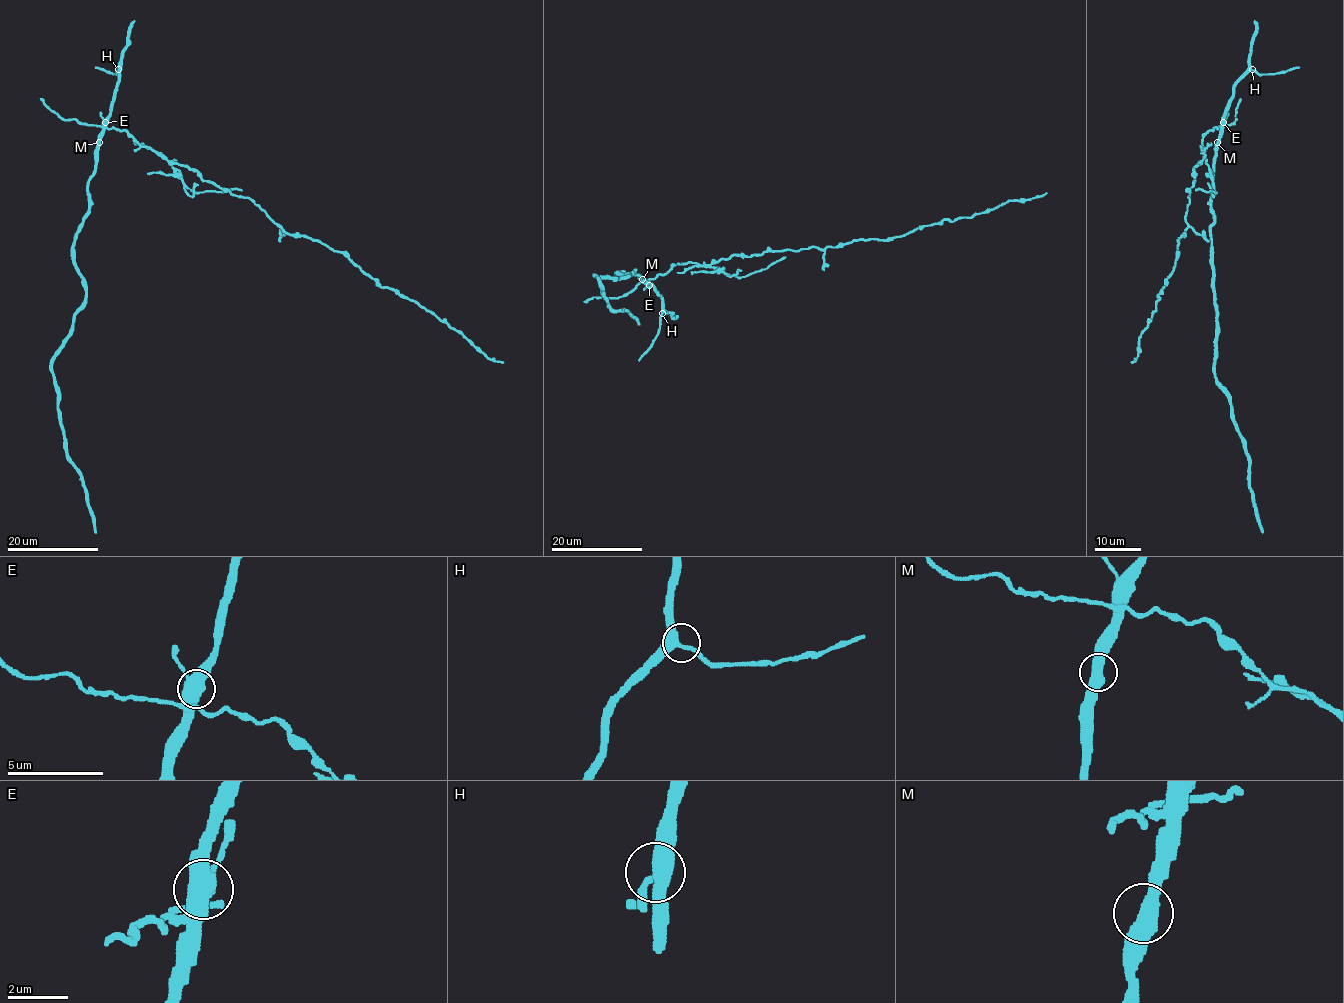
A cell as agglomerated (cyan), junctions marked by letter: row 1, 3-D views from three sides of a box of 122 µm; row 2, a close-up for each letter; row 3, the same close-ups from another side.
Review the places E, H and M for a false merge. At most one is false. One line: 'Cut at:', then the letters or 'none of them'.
Cut at: E

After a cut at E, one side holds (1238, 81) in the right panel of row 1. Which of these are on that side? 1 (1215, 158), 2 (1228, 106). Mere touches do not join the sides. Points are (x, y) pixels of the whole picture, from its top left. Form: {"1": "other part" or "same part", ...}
{"1": "same part", "2": "same part"}

